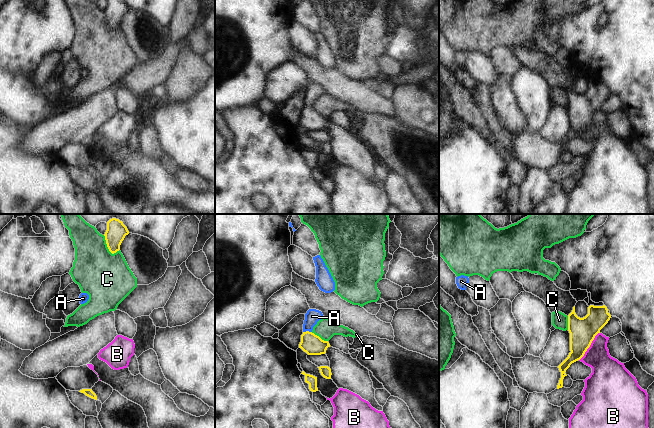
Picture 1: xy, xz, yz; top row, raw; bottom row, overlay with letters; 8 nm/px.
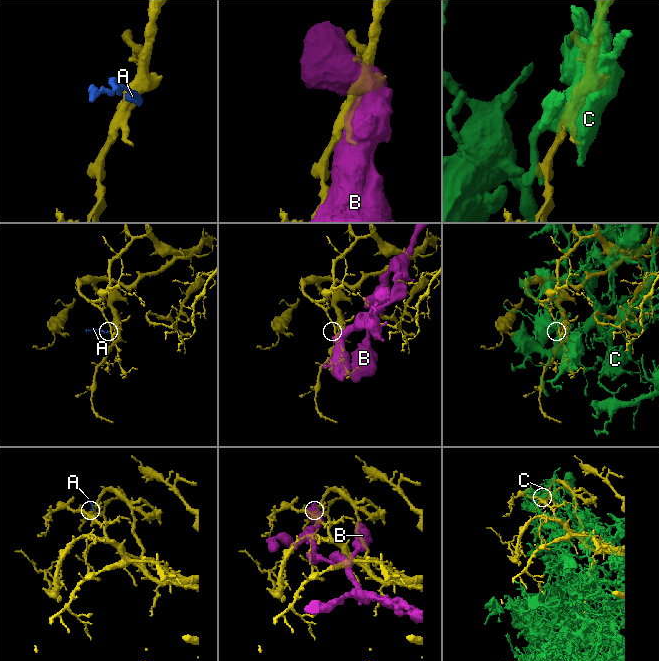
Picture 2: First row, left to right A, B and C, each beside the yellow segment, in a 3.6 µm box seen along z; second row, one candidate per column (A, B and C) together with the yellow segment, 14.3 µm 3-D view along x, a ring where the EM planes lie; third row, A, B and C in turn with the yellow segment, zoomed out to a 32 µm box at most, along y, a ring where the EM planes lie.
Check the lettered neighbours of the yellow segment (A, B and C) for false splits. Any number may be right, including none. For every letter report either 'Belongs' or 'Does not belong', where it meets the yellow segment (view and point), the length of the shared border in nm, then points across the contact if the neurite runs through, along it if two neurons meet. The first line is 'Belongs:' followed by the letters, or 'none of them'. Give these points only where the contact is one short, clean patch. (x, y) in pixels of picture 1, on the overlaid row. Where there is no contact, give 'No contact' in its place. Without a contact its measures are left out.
Belongs: A
A: Belongs. Touches yellow at xz (307, 331). Shared border 70 nm. Path across: xz (312, 344), (307, 338), (307, 331), (307, 326), (312, 316)
B: Does not belong. Touches yellow at yz (589, 346). Shared border 280 nm
C: Does not belong. Touches yellow at xy (108, 248). Shared border 180 nm.

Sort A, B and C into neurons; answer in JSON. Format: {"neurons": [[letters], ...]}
{"neurons": [["A"], ["B"], ["C"]]}

